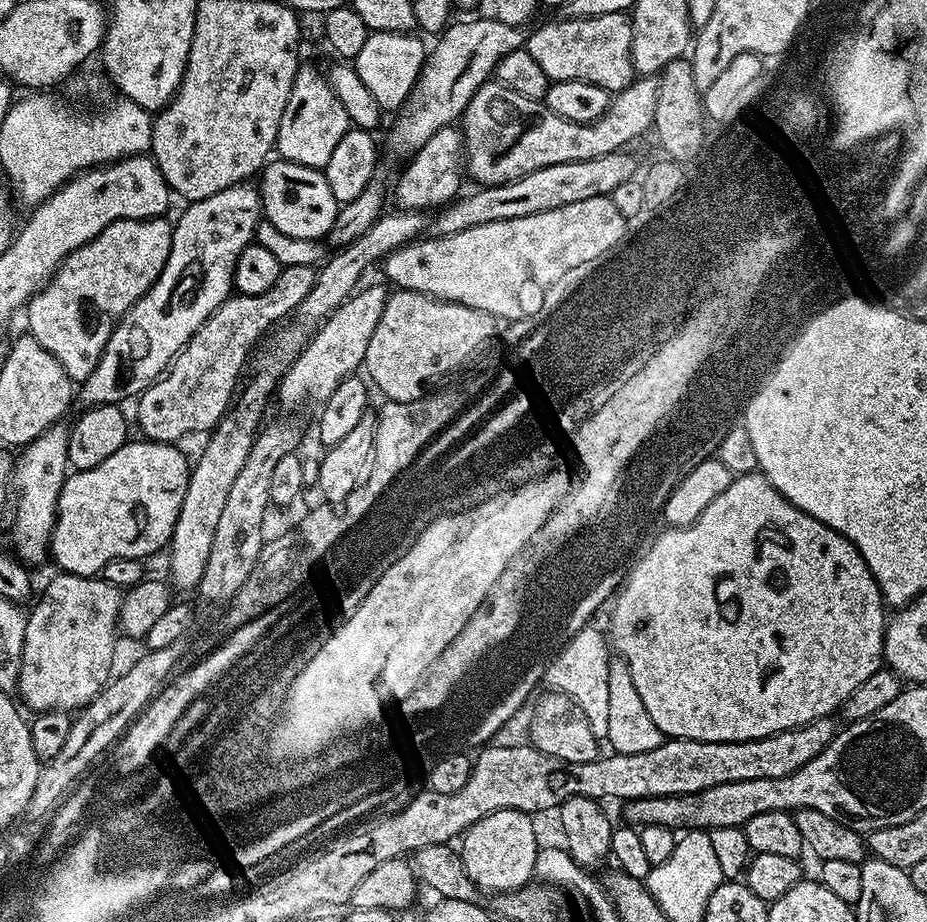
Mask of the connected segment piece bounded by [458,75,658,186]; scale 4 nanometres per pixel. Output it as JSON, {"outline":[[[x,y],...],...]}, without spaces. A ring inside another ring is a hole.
{"outline":[[[641,75],[621,92],[615,93],[606,114],[589,124],[570,122],[554,114],[539,100],[522,98],[499,82],[489,82],[477,90],[466,106],[458,127],[464,137],[466,176],[480,186],[505,184],[522,178],[542,166],[558,166],[558,162],[586,162],[586,158],[602,158],[602,154],[629,147],[631,140],[643,132],[651,133],[658,100],[657,77]]]}

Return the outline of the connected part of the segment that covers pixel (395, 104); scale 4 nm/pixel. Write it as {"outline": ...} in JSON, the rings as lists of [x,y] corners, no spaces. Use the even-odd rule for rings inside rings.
{"outline":[[[373,32],[368,35],[366,46],[362,46],[362,51],[355,58],[354,67],[358,78],[362,78],[385,113],[403,109],[412,87],[416,85],[426,59],[426,44],[424,48],[419,38],[419,35],[406,32]]]}

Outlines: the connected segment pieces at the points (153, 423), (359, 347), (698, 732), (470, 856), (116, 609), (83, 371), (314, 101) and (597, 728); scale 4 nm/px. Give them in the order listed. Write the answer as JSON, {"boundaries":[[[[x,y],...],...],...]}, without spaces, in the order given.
{"boundaries":[[[[283,266],[278,282],[274,282],[266,294],[233,294],[225,304],[218,306],[218,310],[210,314],[207,322],[172,359],[168,371],[141,392],[135,401],[136,420],[144,431],[141,433],[160,444],[176,444],[191,432],[211,433],[237,395],[240,375],[252,352],[252,344],[259,342],[271,324],[279,325],[295,313],[302,298],[314,290],[316,273],[317,269],[313,266]]],[[[380,284],[361,287],[352,293],[311,333],[312,341],[293,359],[278,383],[278,398],[284,408],[300,408],[311,400],[323,402],[339,384],[353,375],[363,365],[366,346],[370,346],[370,334],[382,318],[382,310],[390,295],[389,289]]],[[[759,470],[733,478],[730,486],[702,510],[695,522],[684,528],[664,530],[639,560],[640,557],[631,565],[622,587],[611,601],[612,617],[608,620],[606,636],[615,655],[628,664],[639,698],[665,737],[698,742],[746,742],[773,736],[799,724],[832,716],[835,708],[837,711],[844,700],[854,694],[854,689],[862,686],[862,682],[884,664],[886,605],[862,554],[858,554],[847,536],[830,530],[830,526],[818,522],[818,518],[810,518],[810,514],[795,508]]],[[[513,808],[494,810],[478,818],[478,822],[474,822],[464,832],[458,844],[460,861],[481,893],[513,892],[536,876],[536,856],[542,844],[536,841],[536,824],[532,820],[535,819],[529,813]]],[[[60,572],[39,596],[40,593],[24,621],[18,696],[22,704],[24,699],[23,707],[33,708],[33,713],[72,714],[109,683],[108,671],[116,656],[122,592],[103,578]]],[[[157,218],[112,222],[92,241],[65,257],[47,284],[27,303],[27,331],[62,362],[62,370],[73,382],[90,378],[116,321],[162,274],[172,241],[172,224],[166,221]]],[[[302,66],[296,72],[294,86],[290,86],[286,110],[282,110],[275,151],[281,160],[323,170],[326,162],[330,162],[330,153],[334,146],[338,146],[342,134],[346,134],[349,127],[346,109],[342,107],[342,102],[338,102],[334,90],[328,85],[325,73],[316,68]]],[[[595,626],[578,630],[574,638],[560,649],[556,659],[549,665],[546,684],[549,689],[562,692],[586,714],[590,722],[590,730],[597,738],[604,738],[609,725],[609,671],[610,646],[603,631]]]]}

